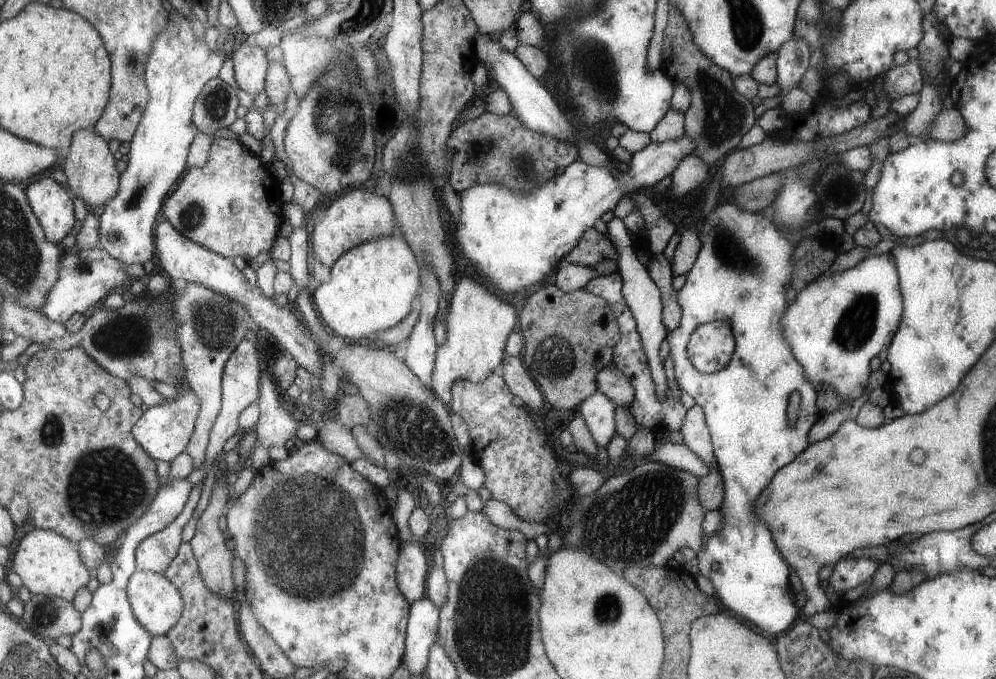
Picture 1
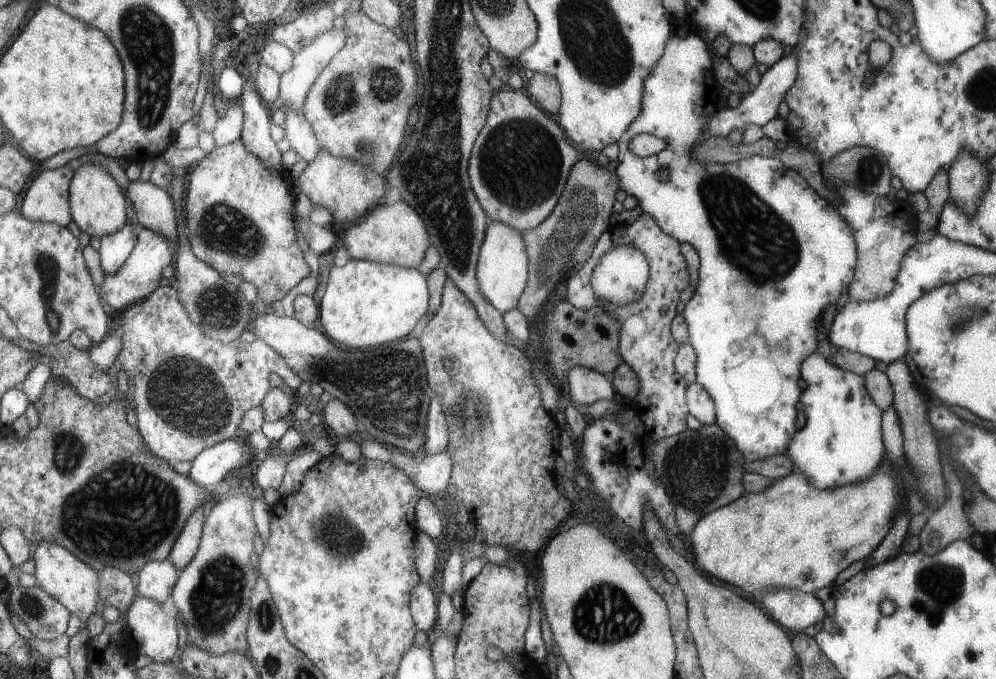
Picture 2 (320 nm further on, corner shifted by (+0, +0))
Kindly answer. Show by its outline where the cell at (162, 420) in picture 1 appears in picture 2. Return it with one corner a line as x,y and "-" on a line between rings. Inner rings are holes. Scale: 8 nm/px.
174,283
159,286
141,304
131,305
122,315
123,346
116,360
122,365
120,376
127,378
127,390
133,392
137,427
150,449
170,463
194,461
206,448
237,436
247,412
258,407
272,389
271,376
283,374
292,389
298,389
302,378
287,361
264,340
248,343
241,339
223,342
204,333
202,326
190,317

